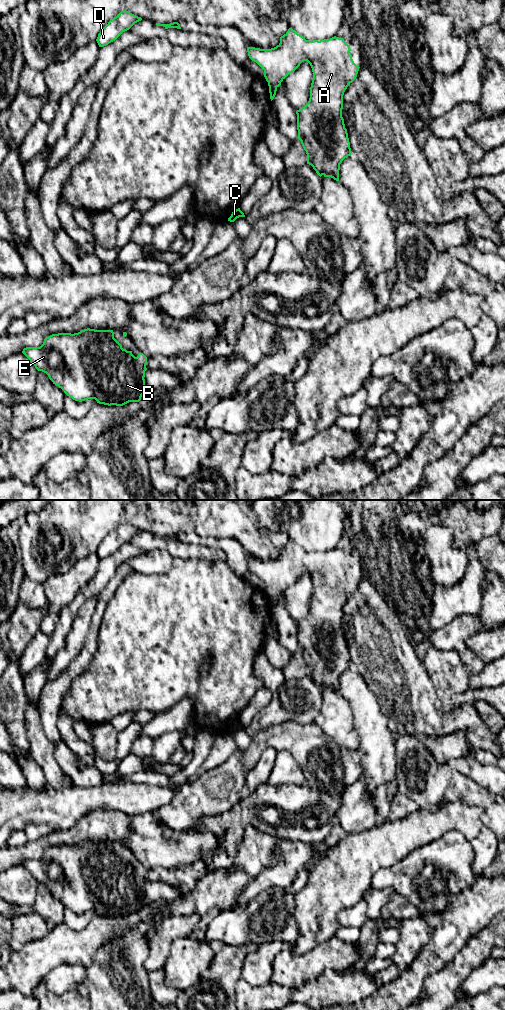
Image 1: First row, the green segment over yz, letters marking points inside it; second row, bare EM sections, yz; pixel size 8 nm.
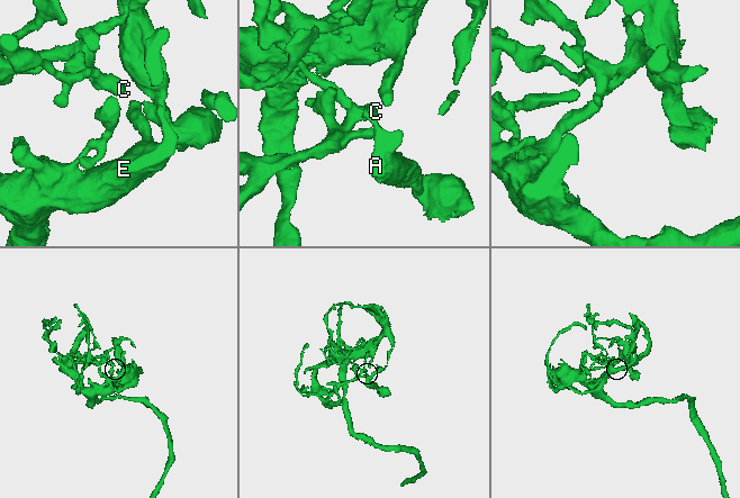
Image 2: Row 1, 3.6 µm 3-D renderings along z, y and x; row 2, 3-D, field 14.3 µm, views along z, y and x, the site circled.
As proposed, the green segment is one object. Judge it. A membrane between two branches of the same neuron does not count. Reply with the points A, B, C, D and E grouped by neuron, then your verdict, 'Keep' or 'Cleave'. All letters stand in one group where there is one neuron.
Groups: A D / B C E. Cleave

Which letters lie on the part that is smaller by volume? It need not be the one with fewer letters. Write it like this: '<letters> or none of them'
A, D

